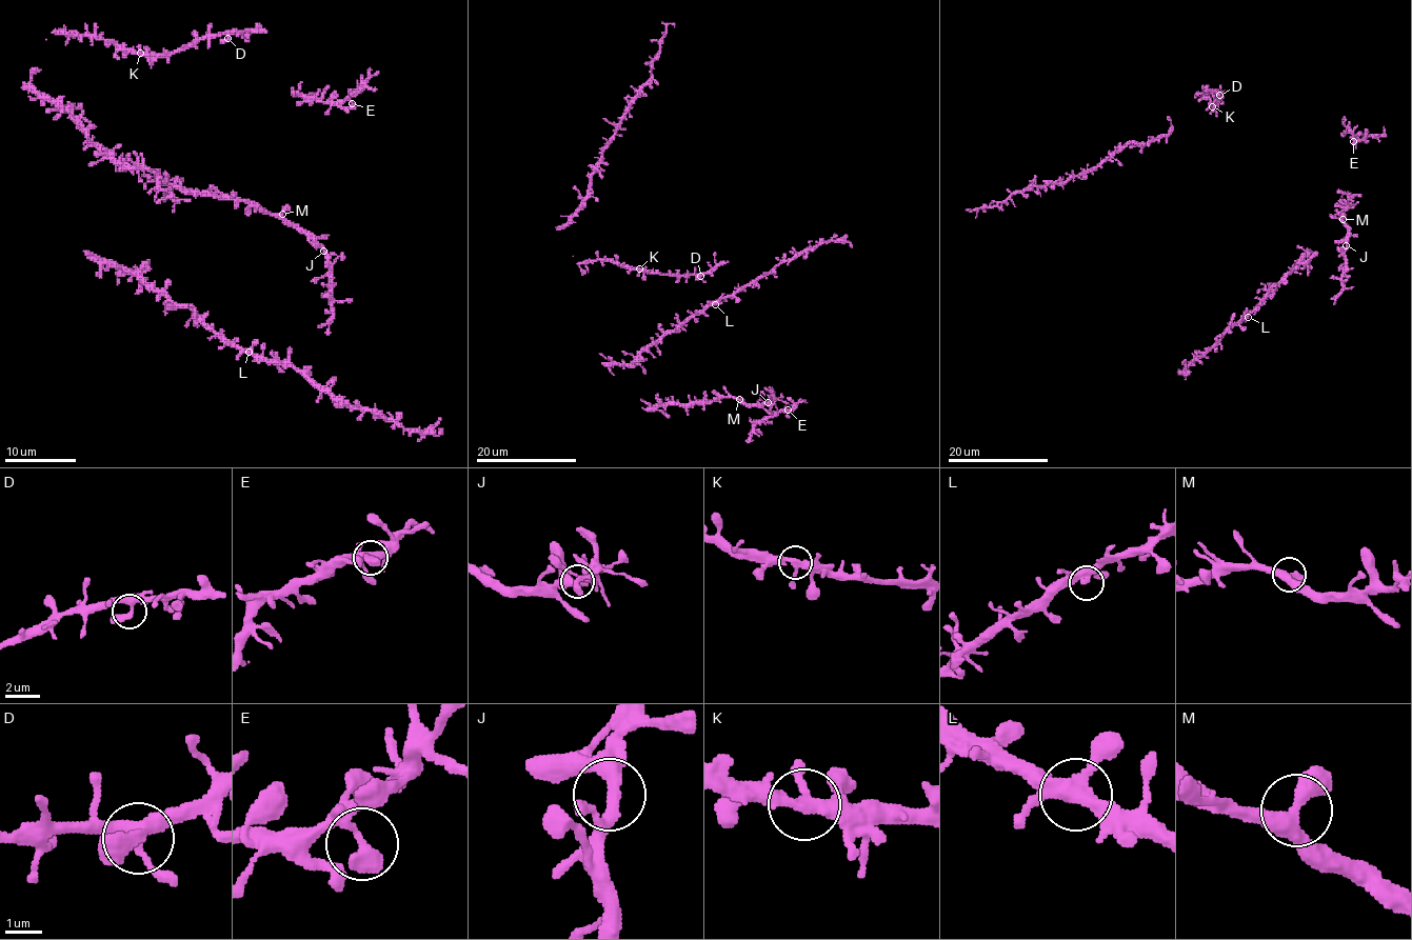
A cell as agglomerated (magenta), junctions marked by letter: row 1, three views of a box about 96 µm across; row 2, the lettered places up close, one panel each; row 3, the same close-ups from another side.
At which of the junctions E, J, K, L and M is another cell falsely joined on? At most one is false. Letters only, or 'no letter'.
no letter

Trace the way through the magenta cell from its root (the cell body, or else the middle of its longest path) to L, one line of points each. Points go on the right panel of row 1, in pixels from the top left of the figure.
L: (1297, 245), (1307, 253), (1307, 259), (1276, 284), (1248, 317)

